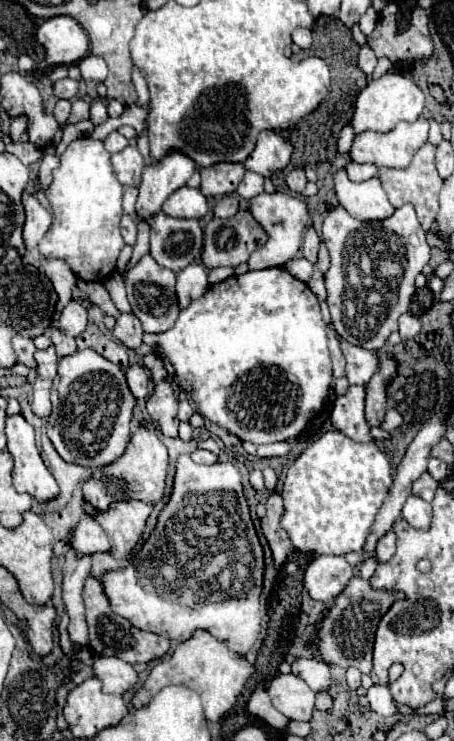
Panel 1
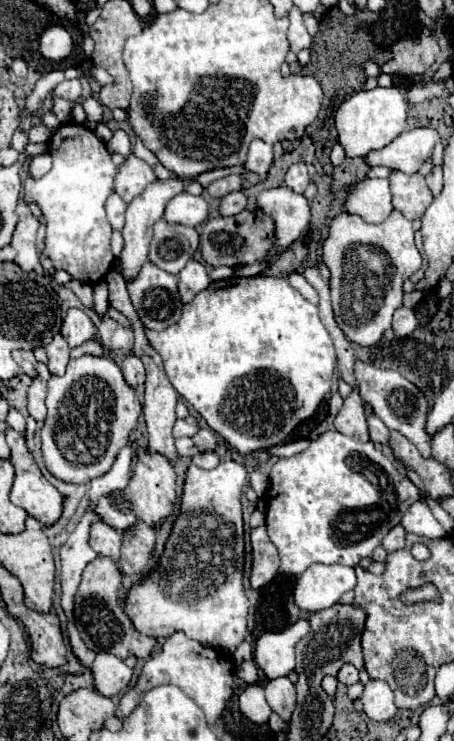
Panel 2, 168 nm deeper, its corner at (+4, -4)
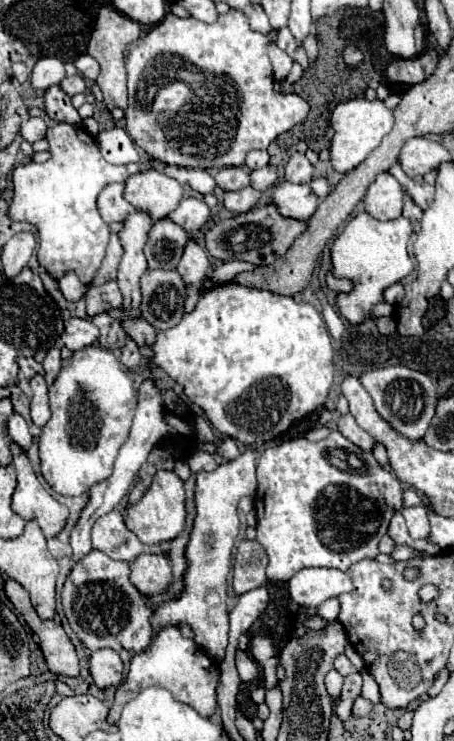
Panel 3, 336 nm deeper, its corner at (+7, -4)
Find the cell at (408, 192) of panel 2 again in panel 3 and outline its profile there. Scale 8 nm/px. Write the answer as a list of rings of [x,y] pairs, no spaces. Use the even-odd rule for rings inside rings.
[[[403,189],[405,197],[403,197],[403,215],[409,219],[409,221],[421,221],[421,215],[423,211],[415,205],[415,201],[409,197],[409,193]]]

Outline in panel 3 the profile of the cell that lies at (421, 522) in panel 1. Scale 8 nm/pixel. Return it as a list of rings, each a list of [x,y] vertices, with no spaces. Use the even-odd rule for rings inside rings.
[[[423,505],[405,507],[401,513],[407,521],[407,529],[409,529],[409,535],[413,539],[429,537],[429,517],[427,517],[427,509]]]

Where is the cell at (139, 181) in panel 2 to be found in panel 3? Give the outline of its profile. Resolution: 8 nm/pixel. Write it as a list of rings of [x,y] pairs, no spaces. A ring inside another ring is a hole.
[[[145,169],[129,175],[125,181],[125,199],[143,211],[149,211],[153,219],[167,217],[183,197],[179,181],[155,171]]]

